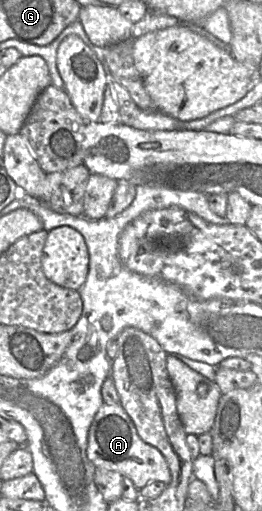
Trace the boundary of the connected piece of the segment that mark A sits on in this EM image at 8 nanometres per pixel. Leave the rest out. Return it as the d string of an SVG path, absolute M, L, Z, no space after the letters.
M103 403L99 408L89 429L86 452L97 468L117 471L129 477L139 490L155 480L166 485L171 482L166 459L157 448L140 438L132 419L121 404Z

